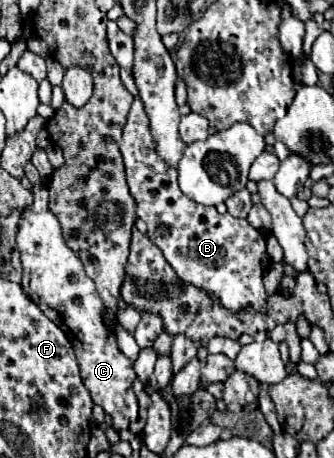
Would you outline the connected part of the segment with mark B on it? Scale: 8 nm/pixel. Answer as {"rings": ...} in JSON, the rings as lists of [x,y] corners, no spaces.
{"rings":[[[109,20],[107,42],[111,56],[121,68],[123,86],[135,98],[123,128],[119,150],[125,162],[127,184],[137,204],[137,216],[147,224],[147,238],[163,252],[165,260],[183,282],[205,290],[223,308],[235,314],[247,308],[263,312],[267,300],[263,274],[271,264],[271,258],[265,250],[265,234],[255,230],[247,220],[233,218],[231,214],[219,214],[213,206],[195,204],[179,190],[177,170],[169,168],[155,152],[149,118],[143,110],[143,102],[137,96],[137,86],[131,74],[133,38],[123,34],[117,24]]]}

